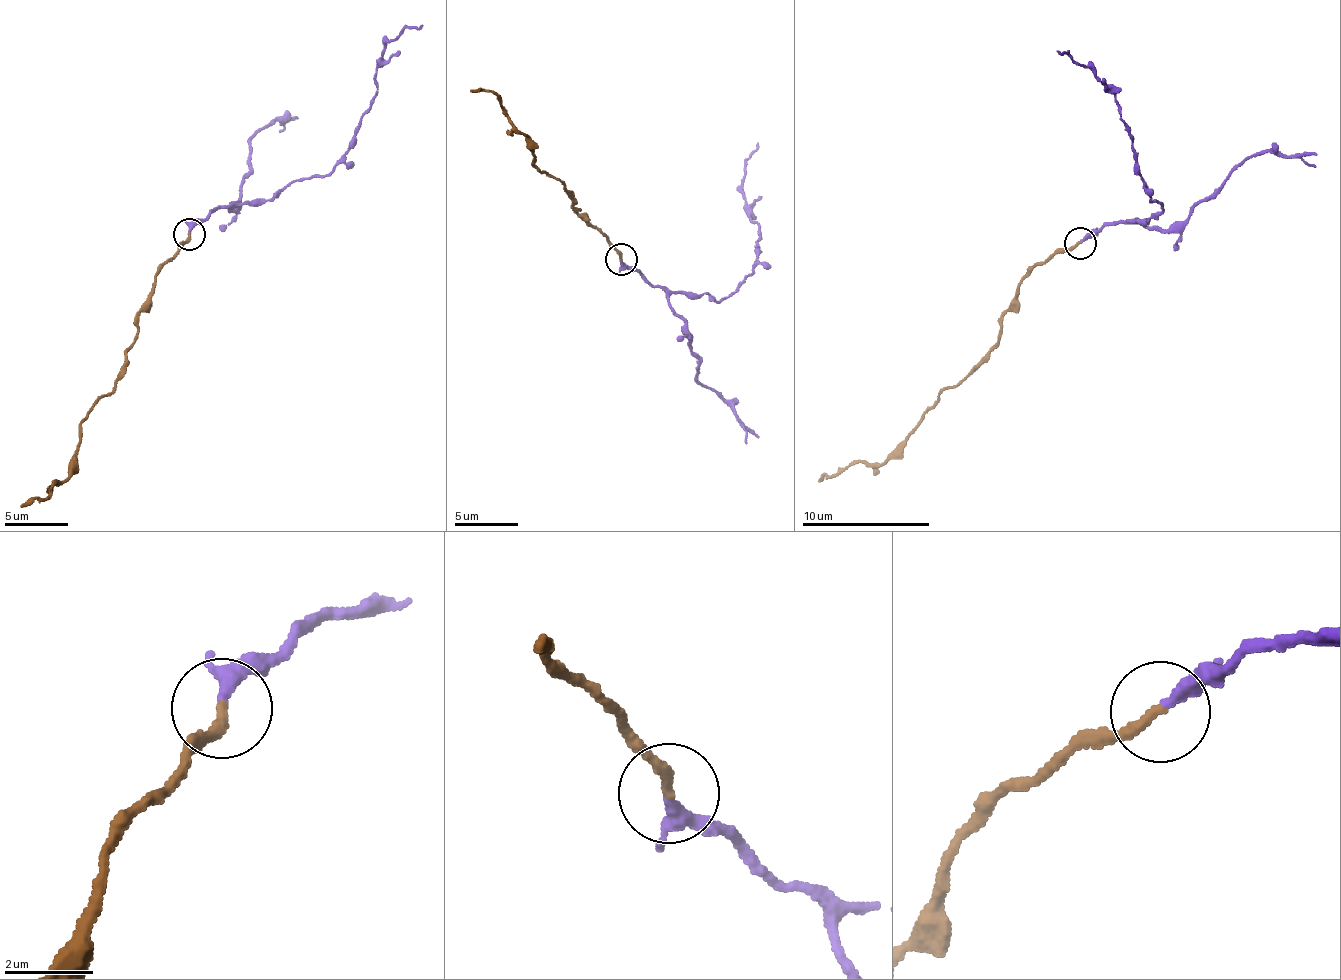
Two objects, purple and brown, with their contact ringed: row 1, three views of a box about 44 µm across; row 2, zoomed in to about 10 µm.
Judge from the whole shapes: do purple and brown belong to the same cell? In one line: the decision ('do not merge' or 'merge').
do not merge

